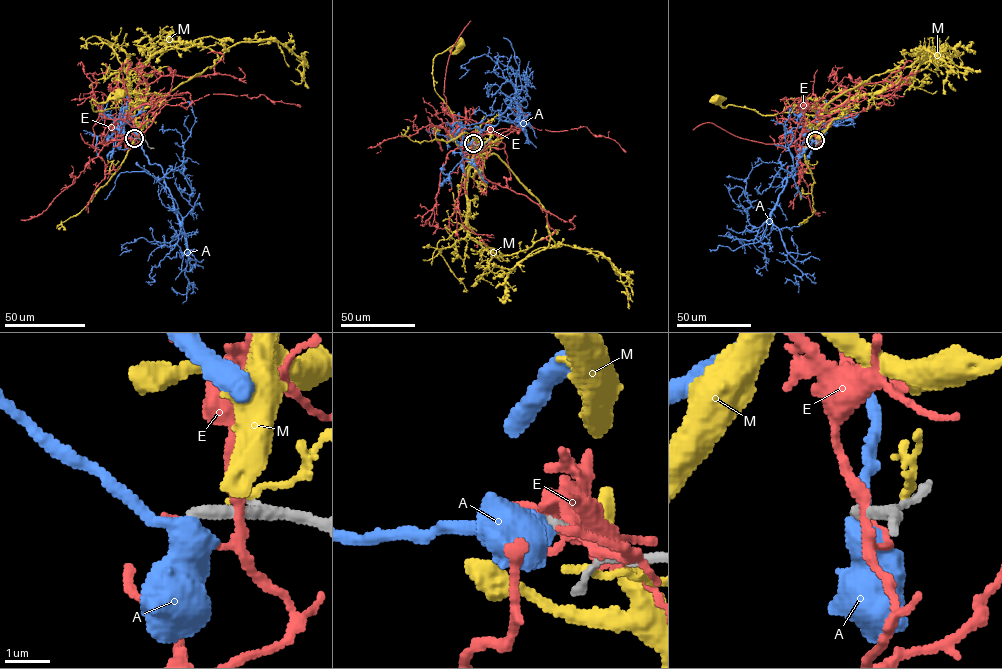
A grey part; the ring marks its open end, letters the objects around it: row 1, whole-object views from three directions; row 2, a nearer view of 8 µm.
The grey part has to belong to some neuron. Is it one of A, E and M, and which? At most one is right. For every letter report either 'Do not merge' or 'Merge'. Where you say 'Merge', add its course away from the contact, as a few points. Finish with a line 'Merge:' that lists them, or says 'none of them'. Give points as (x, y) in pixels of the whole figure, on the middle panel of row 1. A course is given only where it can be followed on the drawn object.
A: Do not merge
E: Do not merge
M: Do not merge
Merge: none of them

